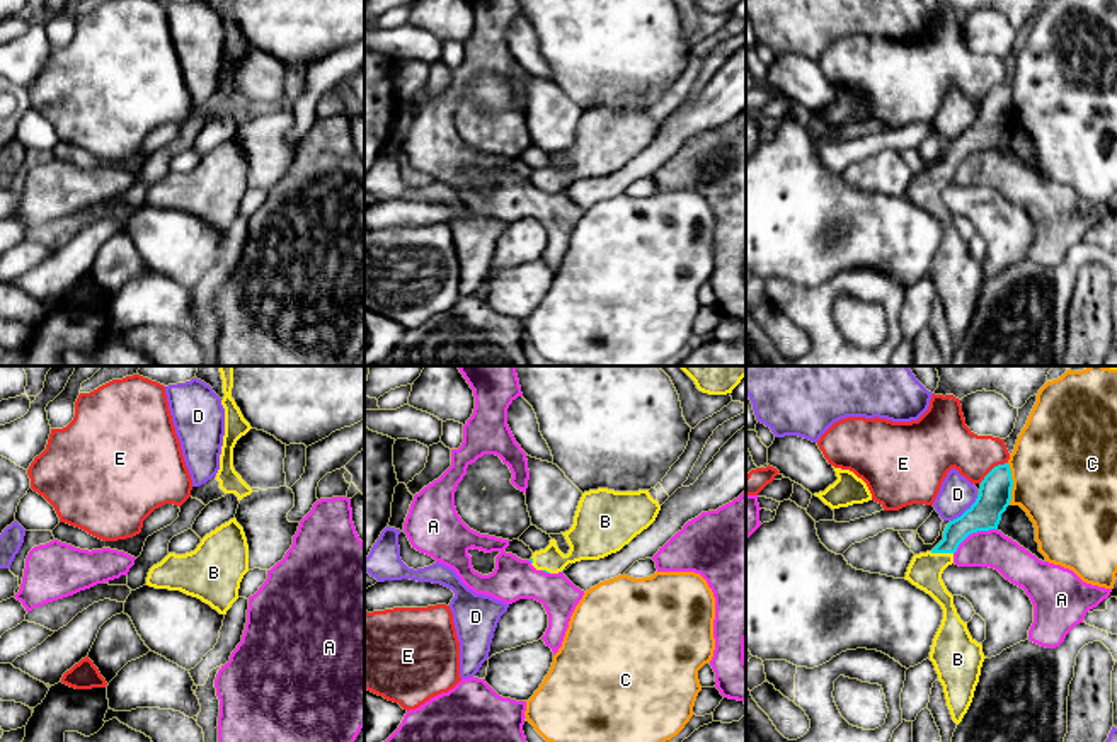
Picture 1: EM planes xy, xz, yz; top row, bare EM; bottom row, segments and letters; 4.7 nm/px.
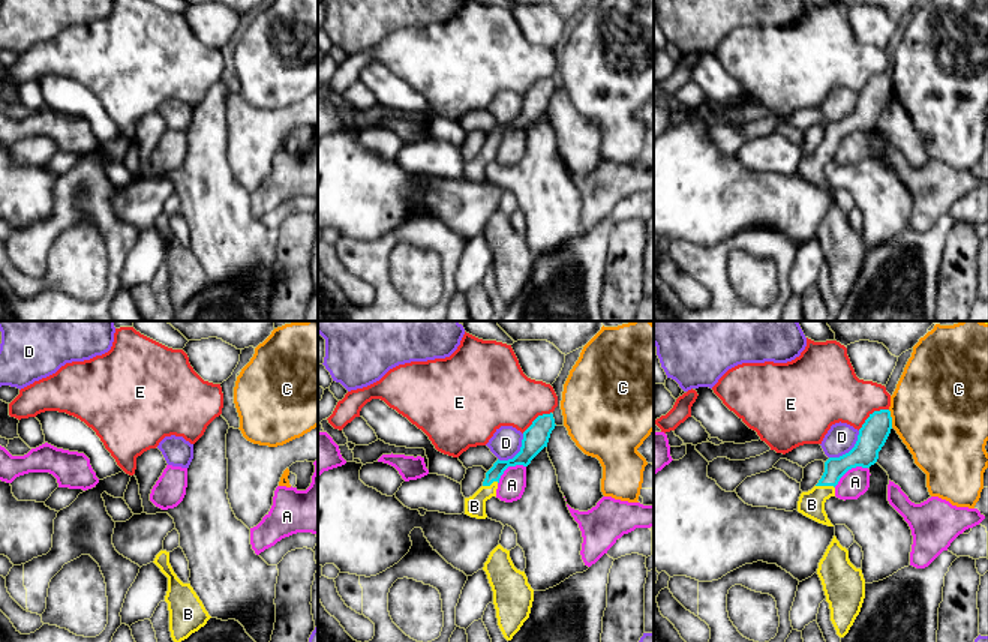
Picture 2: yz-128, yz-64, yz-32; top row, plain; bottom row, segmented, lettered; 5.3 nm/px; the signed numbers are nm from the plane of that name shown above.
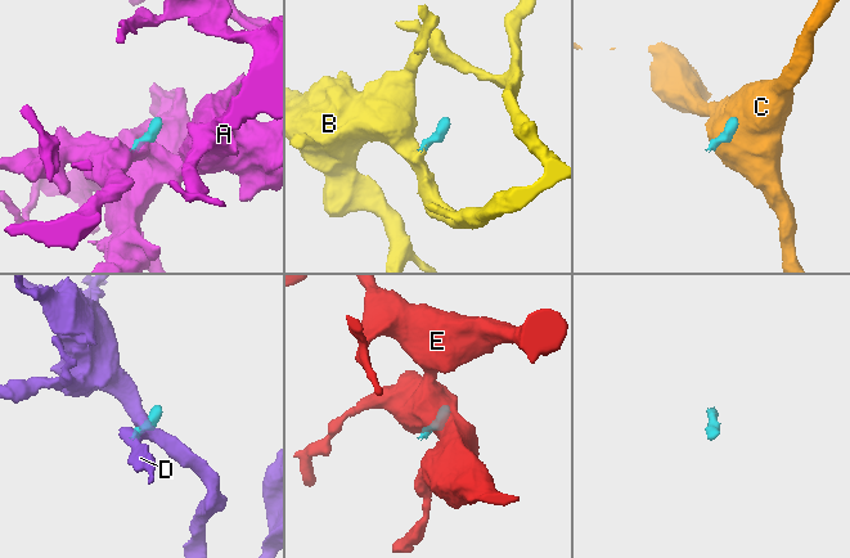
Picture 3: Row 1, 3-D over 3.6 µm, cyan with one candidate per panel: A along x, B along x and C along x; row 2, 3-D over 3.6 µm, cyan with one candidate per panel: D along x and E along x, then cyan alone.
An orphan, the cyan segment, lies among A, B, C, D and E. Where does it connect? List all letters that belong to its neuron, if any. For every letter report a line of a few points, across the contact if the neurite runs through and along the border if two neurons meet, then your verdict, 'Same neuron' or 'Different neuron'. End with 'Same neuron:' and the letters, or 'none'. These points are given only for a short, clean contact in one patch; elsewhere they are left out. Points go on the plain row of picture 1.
A: Line: yz (996, 147), (973, 150), (954, 172). Different neuron
B: Line: yz (981, 135), (973, 138), (942, 171), (925, 189). Same neuron
C: Line: yz (1007, 82), (1012, 92), (1010, 123). Different neuron
D: Line: yz (978, 114), (950, 140). Different neuron
E: Line: yz (1007, 80), (995, 85), (979, 101). Different neuron
Same neuron: B

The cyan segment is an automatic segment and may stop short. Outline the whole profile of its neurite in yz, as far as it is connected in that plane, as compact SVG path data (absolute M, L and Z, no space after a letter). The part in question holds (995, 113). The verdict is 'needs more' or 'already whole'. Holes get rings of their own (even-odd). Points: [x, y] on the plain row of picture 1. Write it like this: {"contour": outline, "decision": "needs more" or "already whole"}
{"contour": "M1010 83L994 85L981 100L976 121L960 136L947 143L943 158L931 170L913 175L904 196L930 213L943 228L930 279L935 284L947 325L957 344L972 322L986 276L982 264L971 255L967 242L957 233L954 214L947 209L942 192L954 182L954 172L969 153L998 148L1001 133L1010 124L1011 107Z", "decision": "needs more"}

